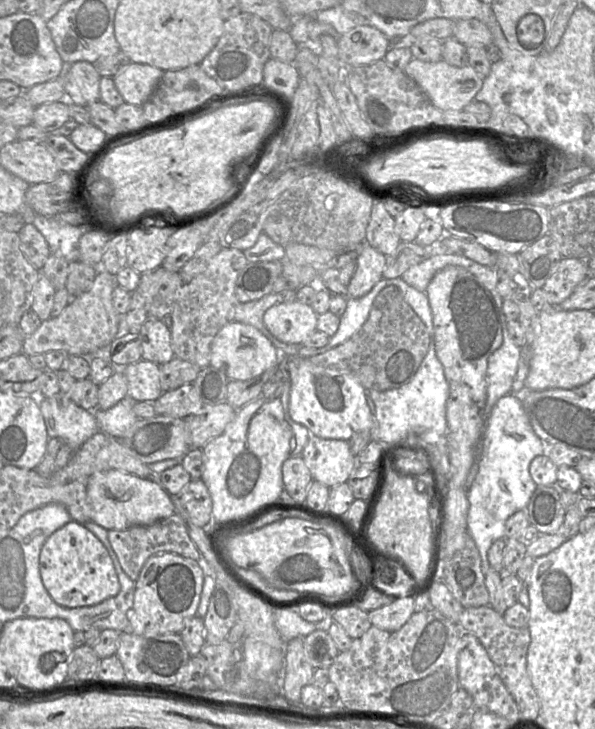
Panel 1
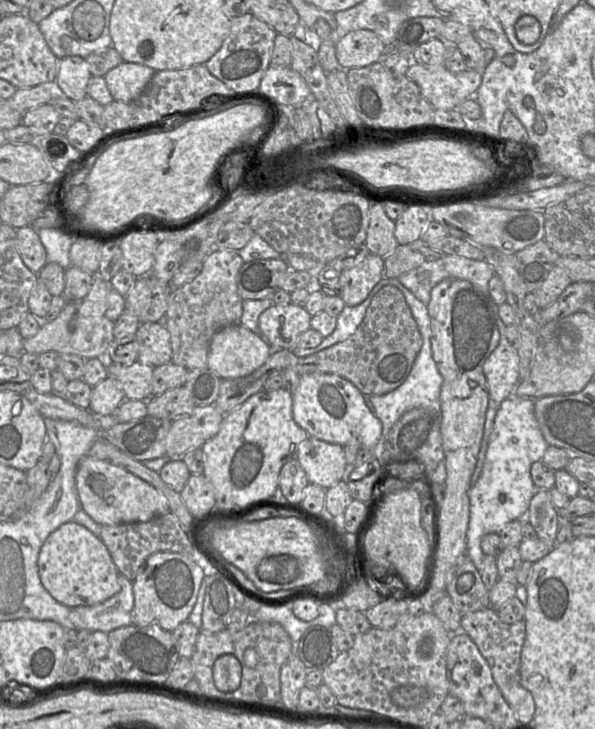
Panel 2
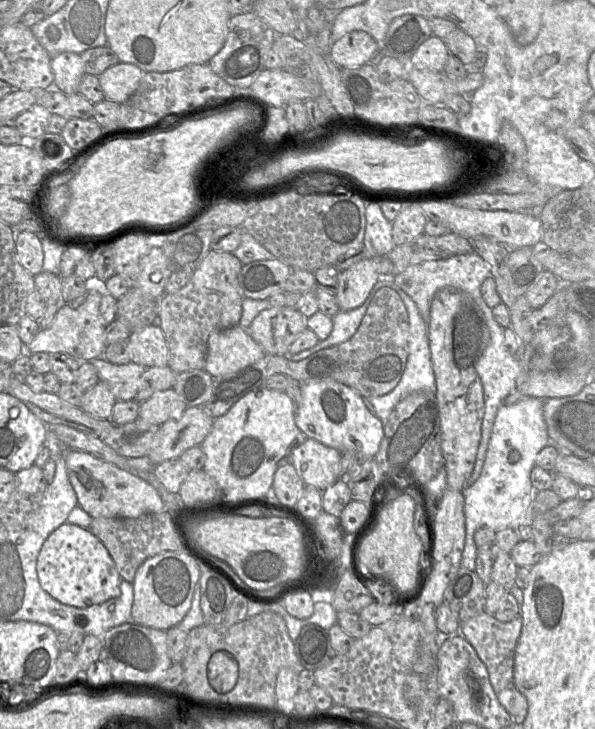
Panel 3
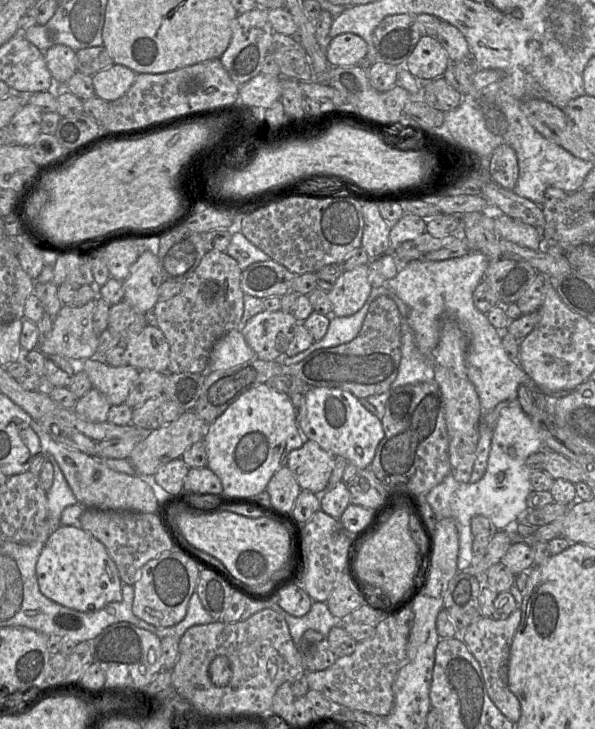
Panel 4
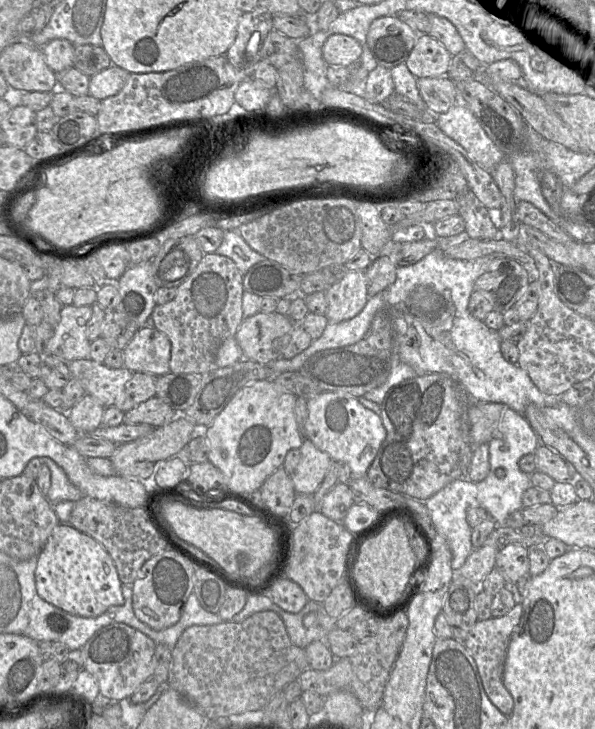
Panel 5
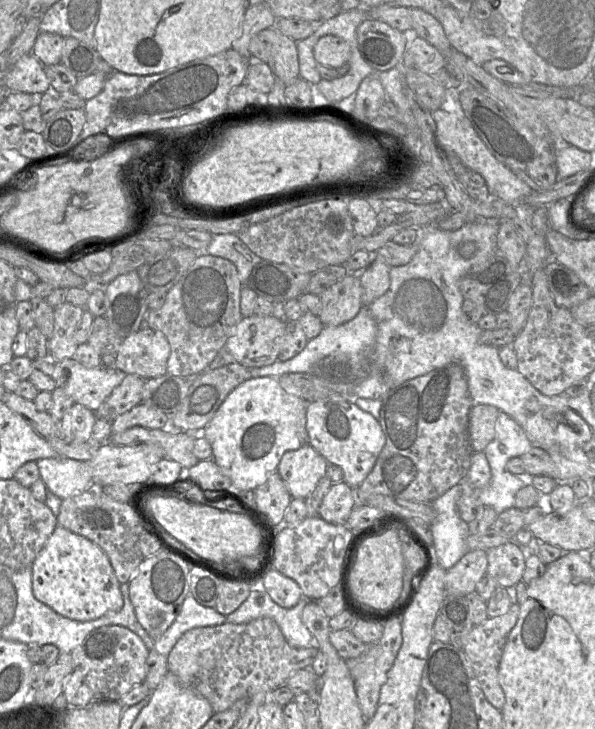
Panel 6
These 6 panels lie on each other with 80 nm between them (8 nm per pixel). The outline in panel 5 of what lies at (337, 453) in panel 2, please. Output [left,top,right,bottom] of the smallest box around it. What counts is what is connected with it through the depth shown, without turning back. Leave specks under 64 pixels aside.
[283,439,332,495]

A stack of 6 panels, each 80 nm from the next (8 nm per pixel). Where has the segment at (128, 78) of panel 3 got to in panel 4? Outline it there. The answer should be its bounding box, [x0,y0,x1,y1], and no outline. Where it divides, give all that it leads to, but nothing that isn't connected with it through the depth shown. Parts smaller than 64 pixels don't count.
[92,64,137,102]

